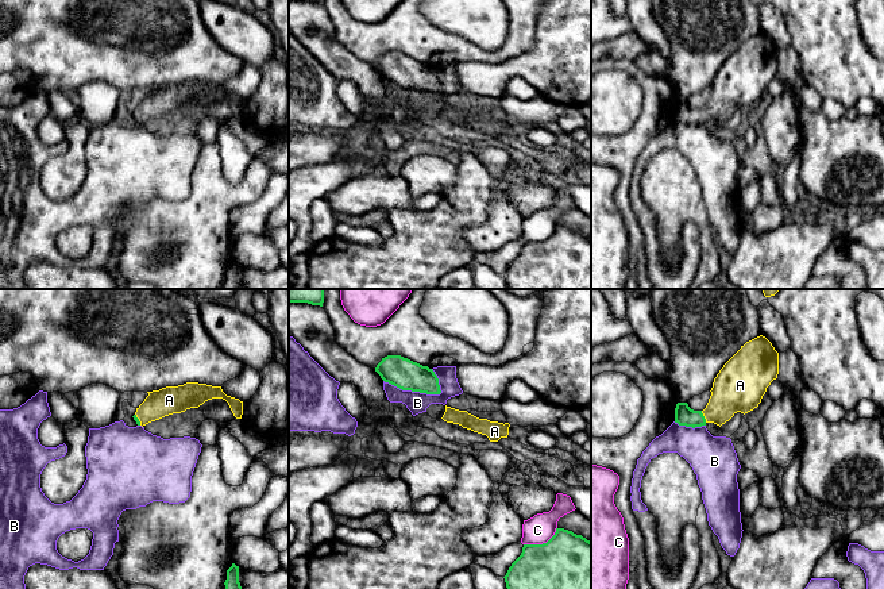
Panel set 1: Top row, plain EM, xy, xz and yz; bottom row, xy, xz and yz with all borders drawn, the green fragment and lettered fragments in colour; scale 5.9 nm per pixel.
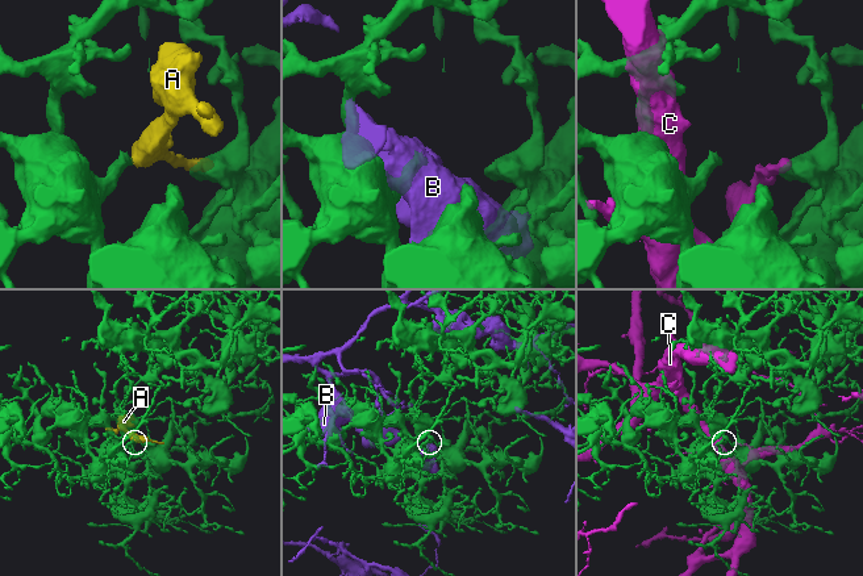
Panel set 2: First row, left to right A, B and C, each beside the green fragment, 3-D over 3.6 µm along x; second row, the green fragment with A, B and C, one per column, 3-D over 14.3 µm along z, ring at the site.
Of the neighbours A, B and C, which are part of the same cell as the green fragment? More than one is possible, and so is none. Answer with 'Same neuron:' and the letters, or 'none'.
Same neuron: A

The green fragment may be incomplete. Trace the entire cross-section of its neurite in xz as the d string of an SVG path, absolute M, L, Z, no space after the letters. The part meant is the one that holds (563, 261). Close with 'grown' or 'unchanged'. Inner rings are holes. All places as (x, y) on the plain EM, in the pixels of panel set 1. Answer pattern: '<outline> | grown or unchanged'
M564 226L543 242L524 242L521 253L503 274L507 289L591 289L591 239Z | unchanged

